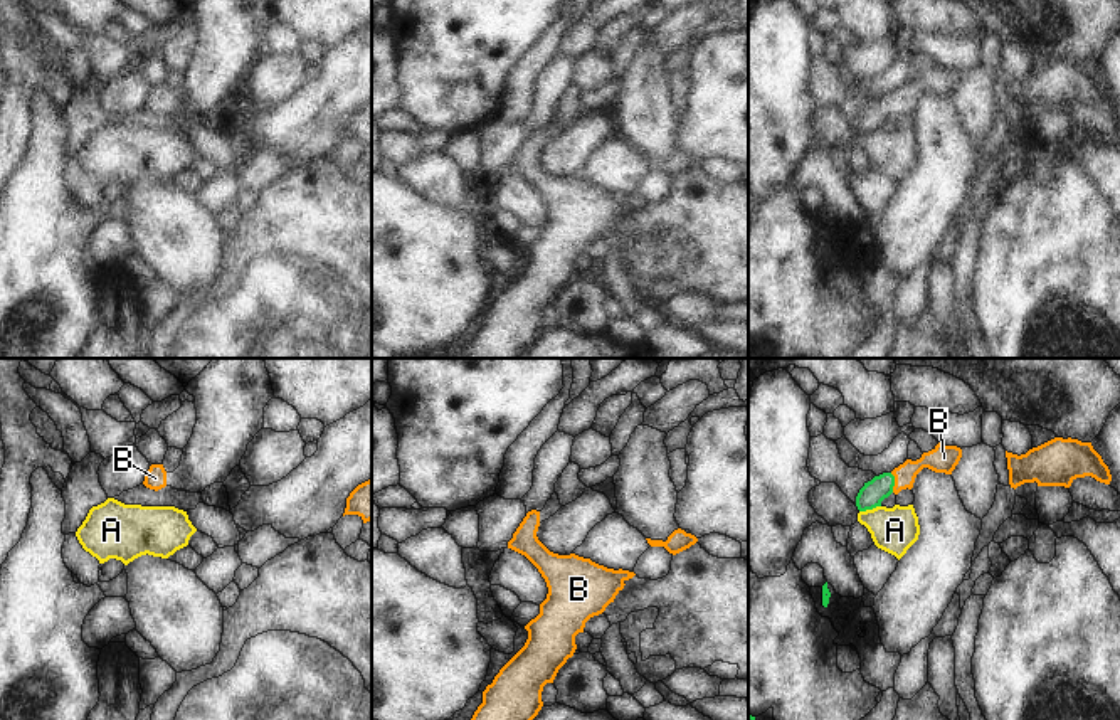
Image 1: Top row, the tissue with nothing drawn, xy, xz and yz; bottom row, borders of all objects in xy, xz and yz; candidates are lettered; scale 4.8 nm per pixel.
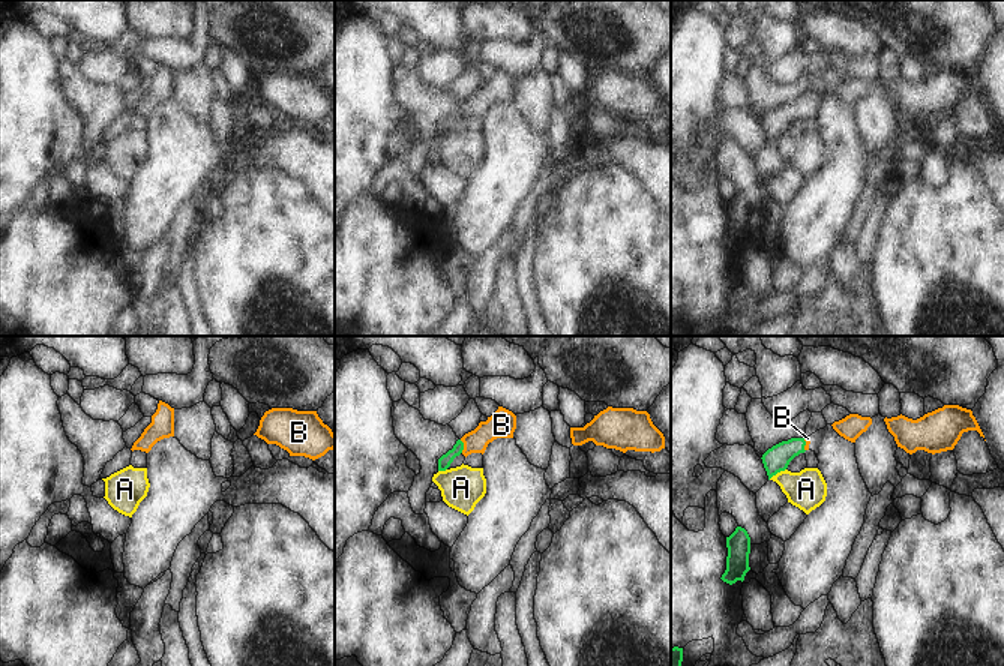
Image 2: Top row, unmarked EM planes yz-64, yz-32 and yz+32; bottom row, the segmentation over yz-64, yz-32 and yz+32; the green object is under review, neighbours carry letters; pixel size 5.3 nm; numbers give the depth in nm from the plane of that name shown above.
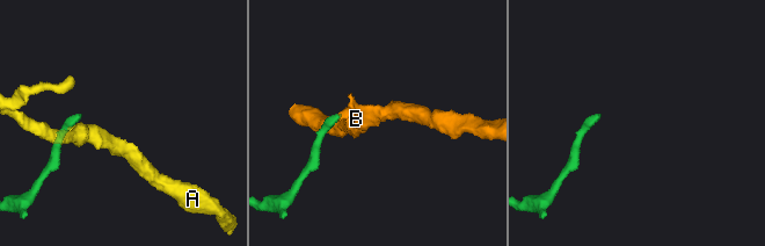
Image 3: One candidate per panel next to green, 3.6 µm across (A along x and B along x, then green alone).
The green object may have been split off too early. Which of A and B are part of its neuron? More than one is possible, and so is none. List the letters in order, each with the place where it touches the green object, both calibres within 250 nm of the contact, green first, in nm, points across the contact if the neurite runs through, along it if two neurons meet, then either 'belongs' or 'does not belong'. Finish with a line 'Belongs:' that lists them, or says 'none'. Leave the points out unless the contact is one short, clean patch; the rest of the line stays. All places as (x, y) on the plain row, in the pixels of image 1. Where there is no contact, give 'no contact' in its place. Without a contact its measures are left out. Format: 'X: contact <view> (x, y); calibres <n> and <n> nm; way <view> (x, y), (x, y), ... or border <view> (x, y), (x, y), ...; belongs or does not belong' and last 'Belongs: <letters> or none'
A: contact yz (870, 132); calibres 120 and 220 nm; border yz (880, 128), (860, 135); does not belong
B: contact yz (893, 106); calibres 120 and 120 nm; way yz (873, 115), (893, 106), (910, 91), (939, 83); belongs
Belongs: B

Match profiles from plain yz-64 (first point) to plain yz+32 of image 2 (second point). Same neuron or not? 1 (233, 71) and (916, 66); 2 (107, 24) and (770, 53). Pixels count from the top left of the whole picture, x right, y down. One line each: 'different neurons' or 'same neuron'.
1: same neuron
2: same neuron

